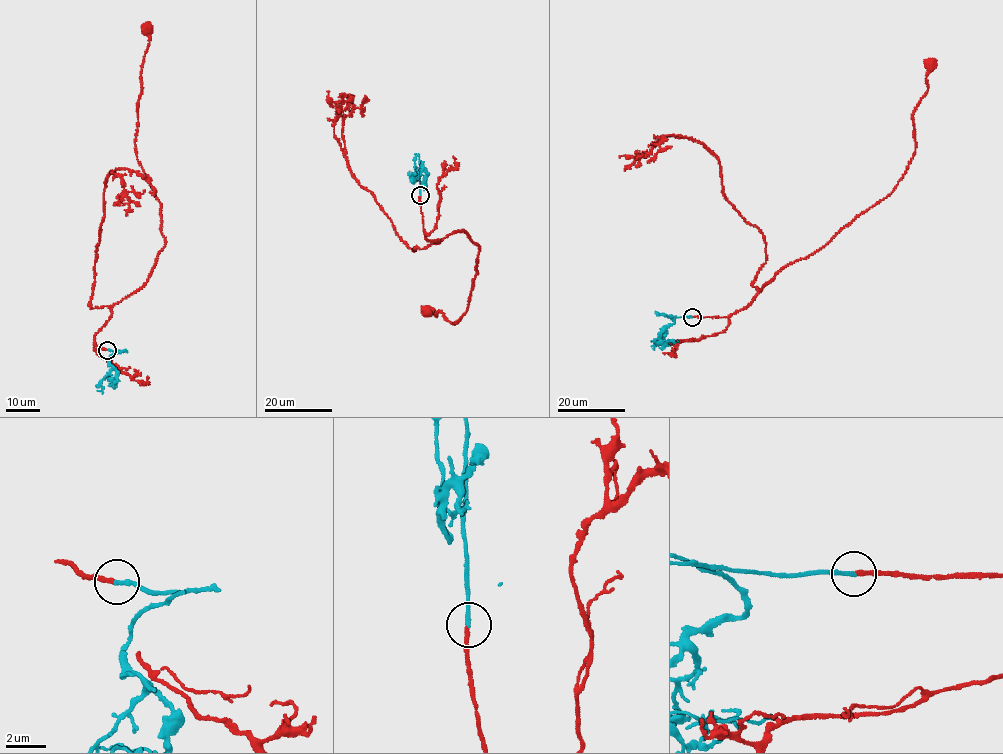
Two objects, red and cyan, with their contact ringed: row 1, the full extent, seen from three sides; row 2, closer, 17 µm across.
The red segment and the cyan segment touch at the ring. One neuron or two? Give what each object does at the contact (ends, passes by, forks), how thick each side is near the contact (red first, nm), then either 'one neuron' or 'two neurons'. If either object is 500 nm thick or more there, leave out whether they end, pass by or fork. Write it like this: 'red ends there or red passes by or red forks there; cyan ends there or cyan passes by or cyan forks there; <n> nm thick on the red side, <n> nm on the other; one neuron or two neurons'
red ends there; cyan ends there; 200 nm thick on the red side, 200 nm on the other; one neuron

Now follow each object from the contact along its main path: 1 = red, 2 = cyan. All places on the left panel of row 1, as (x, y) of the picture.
1: (107, 349), (93, 344), (96, 333), (111, 307), (142, 287), (165, 241), (161, 206), (135, 149), (146, 27)
2: (107, 349), (126, 352), (115, 353), (108, 362), (117, 371), (116, 378), (105, 377)

